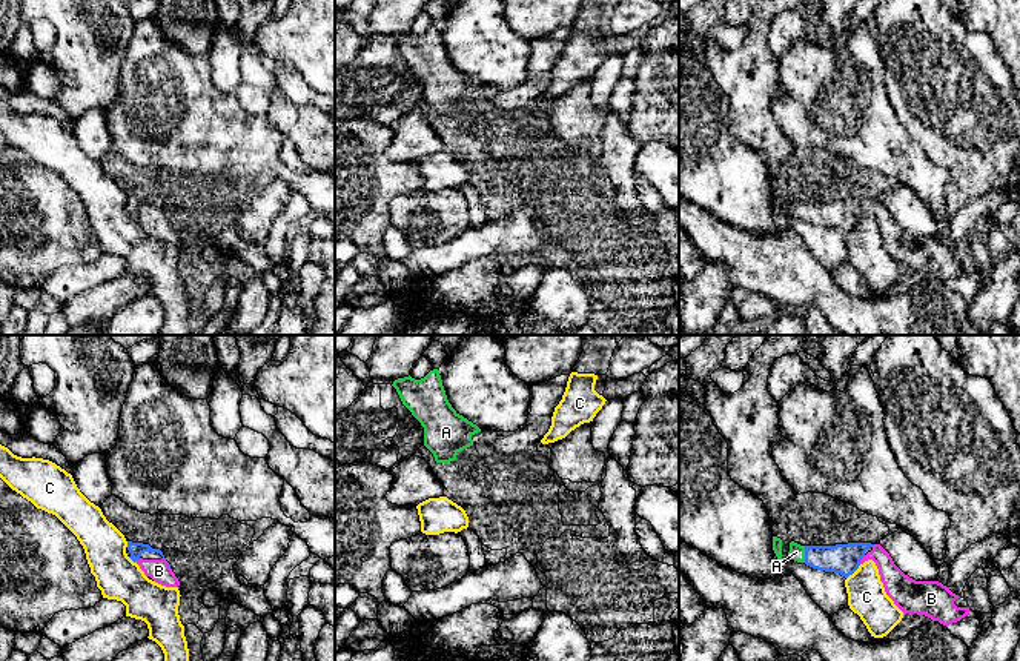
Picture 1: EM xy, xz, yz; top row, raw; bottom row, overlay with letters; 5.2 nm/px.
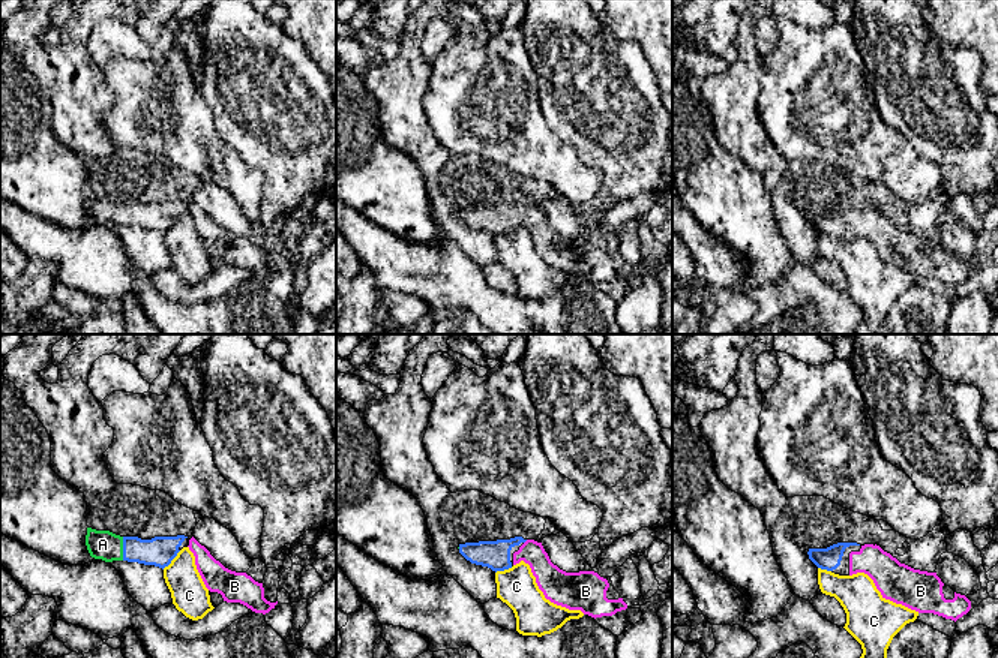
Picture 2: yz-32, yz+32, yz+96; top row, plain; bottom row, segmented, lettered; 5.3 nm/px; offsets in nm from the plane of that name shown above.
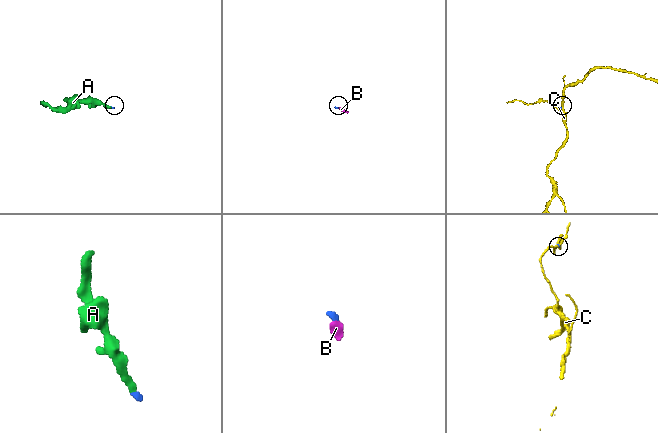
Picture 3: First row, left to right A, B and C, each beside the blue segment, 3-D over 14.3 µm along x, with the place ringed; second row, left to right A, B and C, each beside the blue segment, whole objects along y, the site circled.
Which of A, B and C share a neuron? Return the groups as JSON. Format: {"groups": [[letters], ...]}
{"groups": [["A", "B"], ["C"]]}

